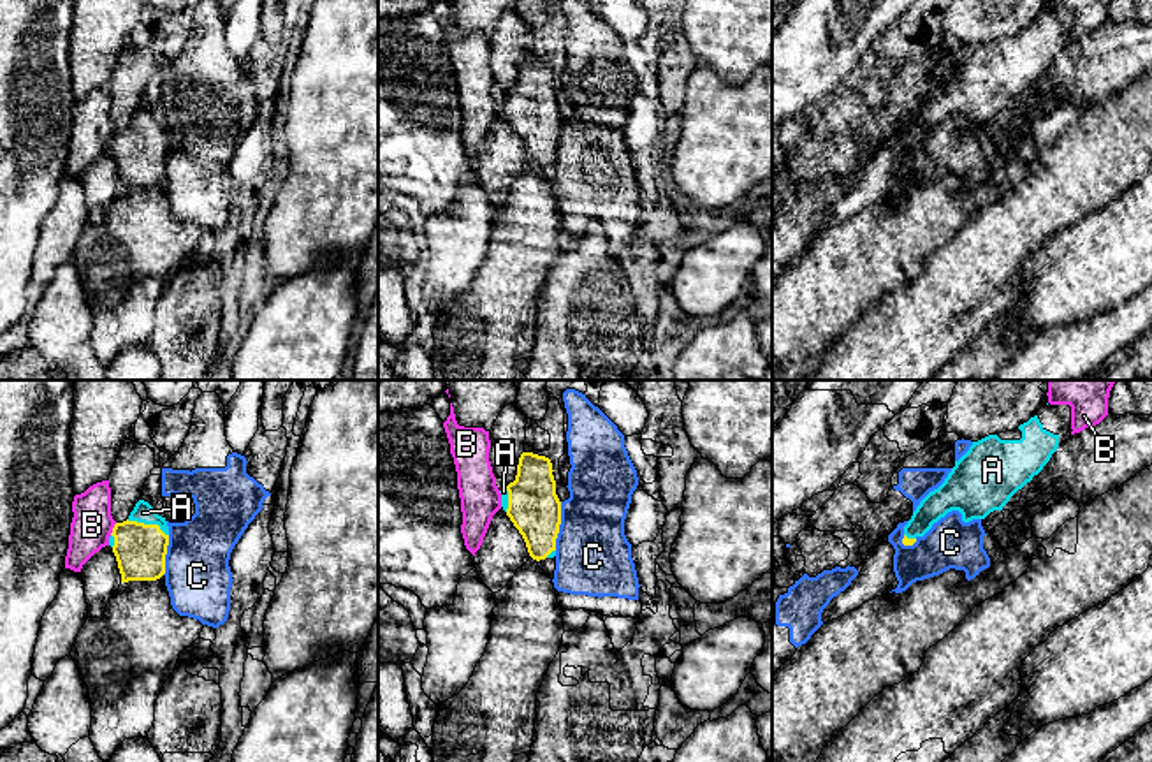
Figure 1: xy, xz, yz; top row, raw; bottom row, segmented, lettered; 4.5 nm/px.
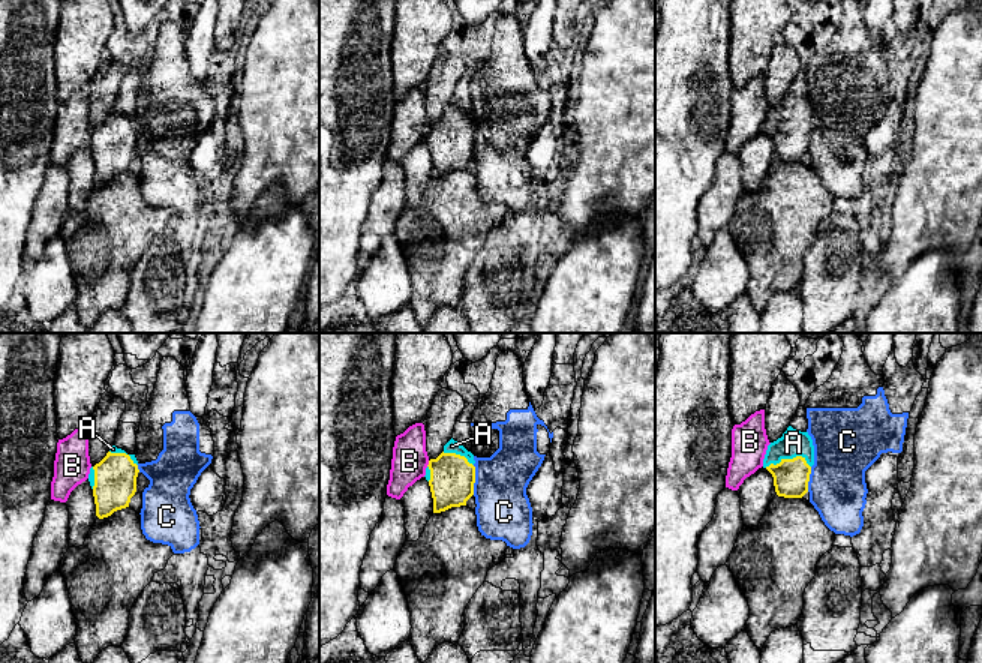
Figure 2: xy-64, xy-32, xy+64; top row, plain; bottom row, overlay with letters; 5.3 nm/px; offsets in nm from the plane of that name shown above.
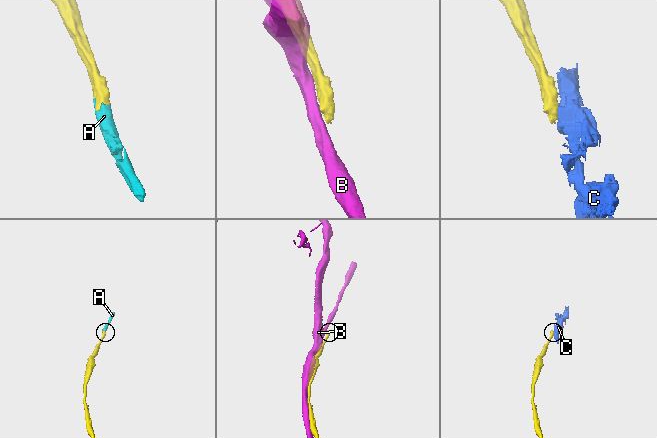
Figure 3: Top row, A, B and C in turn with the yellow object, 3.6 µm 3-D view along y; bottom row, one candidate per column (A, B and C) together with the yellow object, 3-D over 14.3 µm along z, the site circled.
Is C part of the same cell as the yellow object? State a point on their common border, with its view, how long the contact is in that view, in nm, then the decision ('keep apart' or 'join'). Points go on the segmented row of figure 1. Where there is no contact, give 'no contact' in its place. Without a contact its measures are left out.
xz (558, 527) | 220 nm | keep apart

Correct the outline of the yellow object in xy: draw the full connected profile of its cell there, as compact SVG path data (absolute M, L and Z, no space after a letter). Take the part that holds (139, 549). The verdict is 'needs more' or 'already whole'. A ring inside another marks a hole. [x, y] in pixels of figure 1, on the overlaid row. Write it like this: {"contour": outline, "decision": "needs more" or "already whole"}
{"contour": "M139 500L128 519L114 524L109 546L118 561L121 582L157 581L165 574L167 521L148 502Z", "decision": "needs more"}

